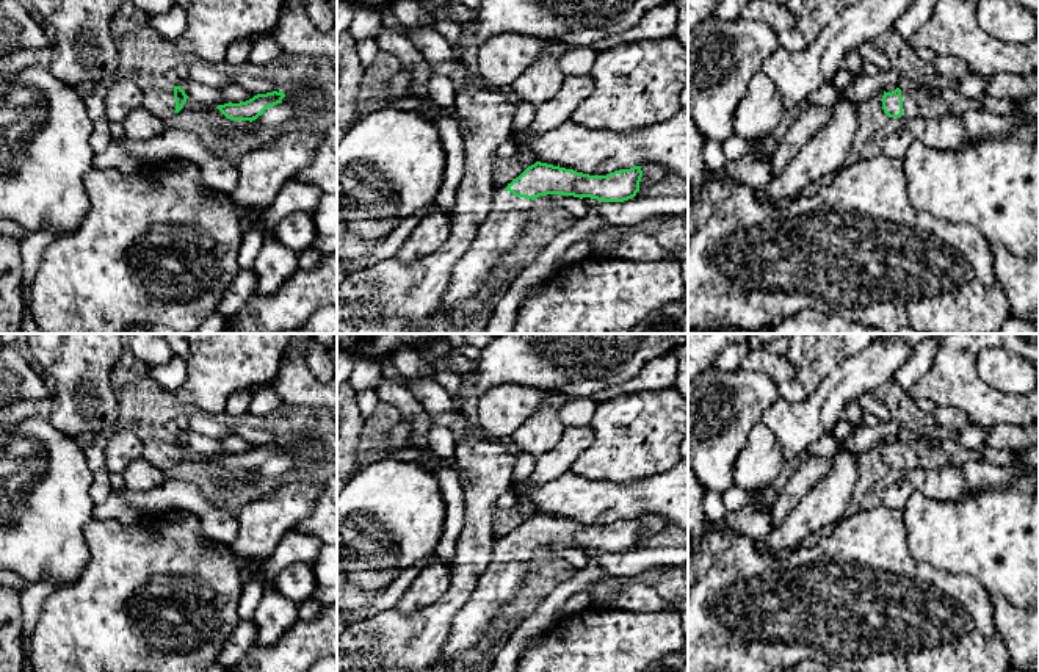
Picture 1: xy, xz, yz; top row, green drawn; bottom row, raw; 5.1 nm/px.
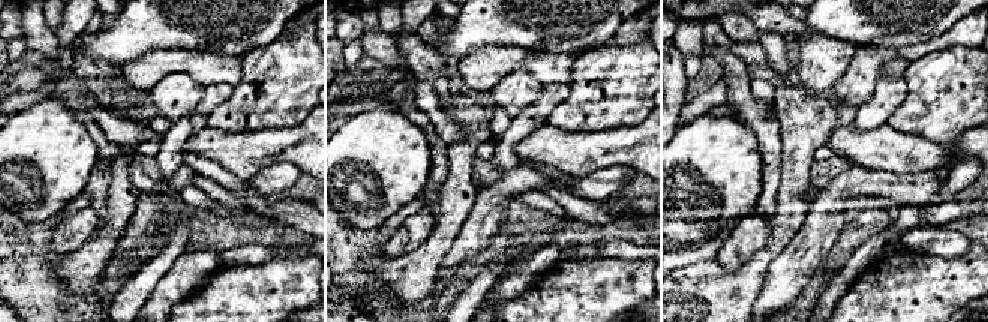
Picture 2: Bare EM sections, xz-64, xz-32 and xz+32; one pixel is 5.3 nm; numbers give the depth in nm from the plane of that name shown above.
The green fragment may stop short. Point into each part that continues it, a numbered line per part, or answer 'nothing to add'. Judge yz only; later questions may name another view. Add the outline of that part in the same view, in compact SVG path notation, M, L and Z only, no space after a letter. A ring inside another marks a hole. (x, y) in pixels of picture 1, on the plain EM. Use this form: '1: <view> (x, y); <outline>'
1: yz (919, 451); M923 434L903 439L903 470L929 468L940 470L951 467L951 459L937 440L929 440Z

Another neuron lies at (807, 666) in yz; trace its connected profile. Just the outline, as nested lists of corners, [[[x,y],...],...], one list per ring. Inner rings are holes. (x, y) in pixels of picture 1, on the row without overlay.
[[[805,661],[784,672],[846,672],[846,670],[837,666],[820,666],[816,663]]]

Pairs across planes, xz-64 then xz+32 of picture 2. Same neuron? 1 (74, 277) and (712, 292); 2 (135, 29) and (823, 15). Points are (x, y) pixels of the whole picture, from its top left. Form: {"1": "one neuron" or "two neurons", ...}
{"1": "one neuron", "2": "one neuron"}

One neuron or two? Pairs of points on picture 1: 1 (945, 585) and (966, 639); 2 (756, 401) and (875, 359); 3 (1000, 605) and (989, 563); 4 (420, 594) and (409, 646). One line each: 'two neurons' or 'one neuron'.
1: one neuron
2: two neurons
3: two neurons
4: two neurons

